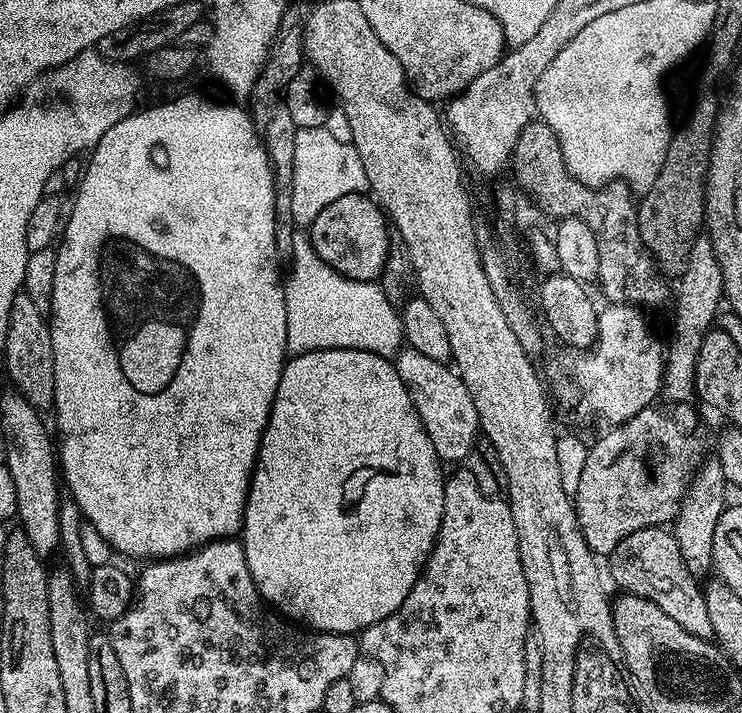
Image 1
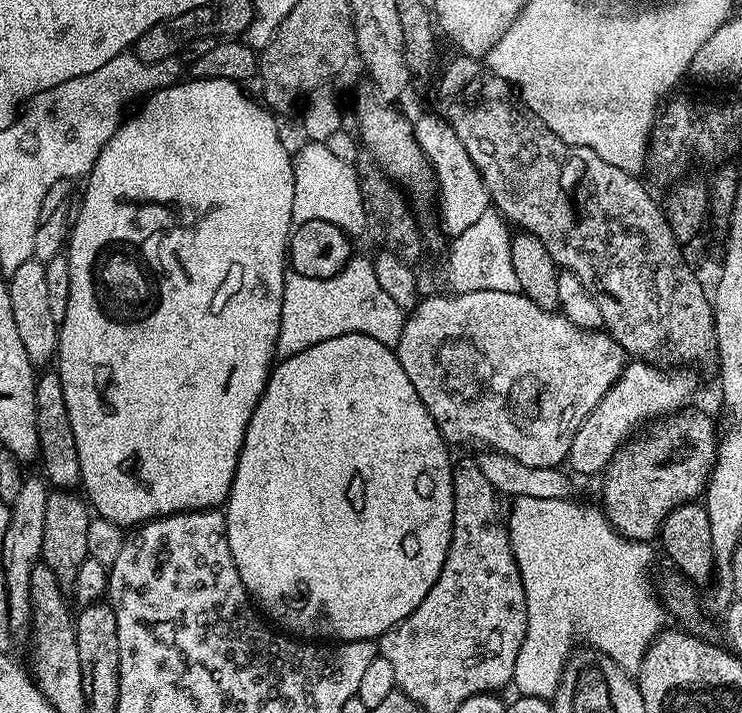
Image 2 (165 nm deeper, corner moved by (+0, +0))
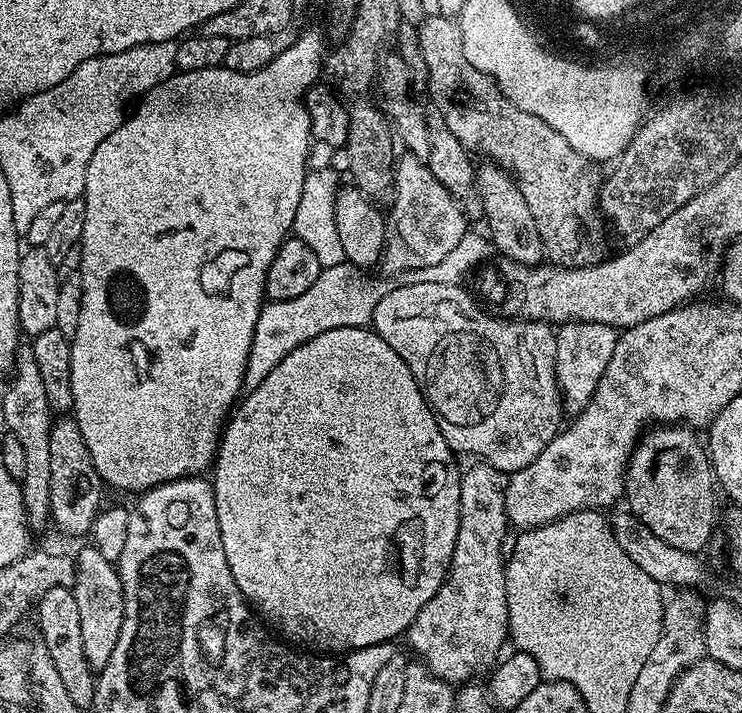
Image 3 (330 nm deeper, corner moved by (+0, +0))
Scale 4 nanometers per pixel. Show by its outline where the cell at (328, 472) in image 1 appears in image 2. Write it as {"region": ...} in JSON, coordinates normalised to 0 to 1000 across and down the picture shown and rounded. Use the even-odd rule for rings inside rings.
{"region":[[[461,468],[456,474],[439,474],[439,480],[429,480],[429,485],[418,485],[415,494],[377,505],[361,526],[361,539],[337,586],[337,597],[332,597],[332,614],[315,676],[301,714],[310,777],[315,783],[315,794],[321,794],[321,811],[326,811],[326,822],[353,858],[356,851],[354,863],[368,877],[379,875],[372,878],[384,888],[403,889],[410,895],[437,895],[431,892],[443,886],[449,899],[462,900],[507,898],[520,884],[558,861],[569,839],[580,833],[580,822],[590,816],[590,805],[596,805],[609,759],[612,645],[604,641],[604,633],[605,624],[588,596],[588,588],[580,575],[574,575],[569,558],[563,558],[563,547],[558,547],[553,530],[547,530],[542,508],[536,508],[532,492],[509,480],[509,474],[499,474],[493,468]]]}

